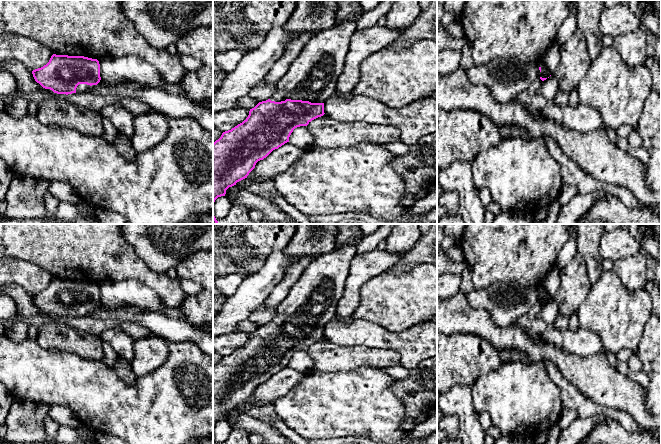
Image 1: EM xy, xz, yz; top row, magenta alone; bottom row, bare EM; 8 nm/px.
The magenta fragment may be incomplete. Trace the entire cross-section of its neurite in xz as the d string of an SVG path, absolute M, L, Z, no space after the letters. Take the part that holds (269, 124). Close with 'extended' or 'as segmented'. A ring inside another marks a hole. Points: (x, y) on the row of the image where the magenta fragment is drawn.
M359 17L337 22L332 28L312 37L290 65L287 73L276 84L275 94L250 109L248 117L231 130L222 133L213 143L213 204L218 197L225 196L229 187L247 178L258 161L266 158L273 150L289 142L293 130L307 126L312 120L323 116L324 103L337 91L337 80L343 72L352 35L357 29Z; extended

